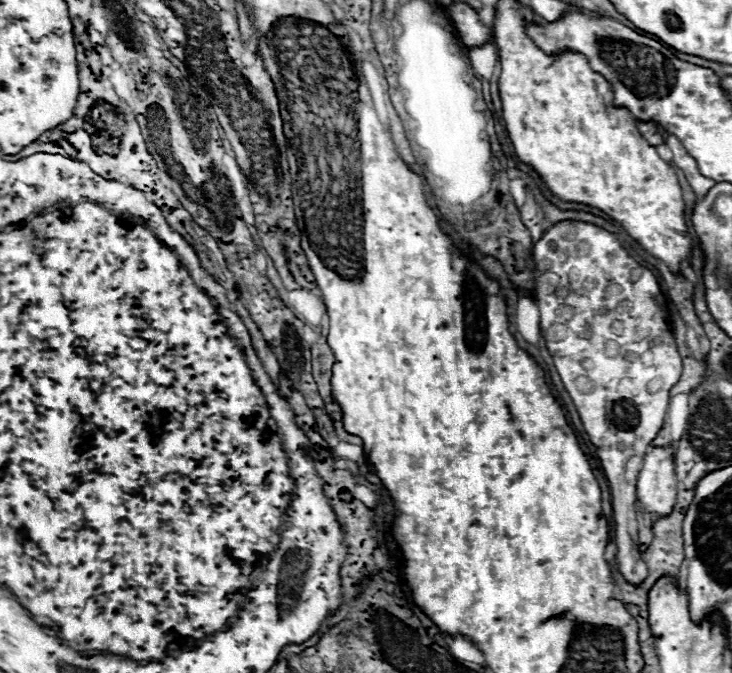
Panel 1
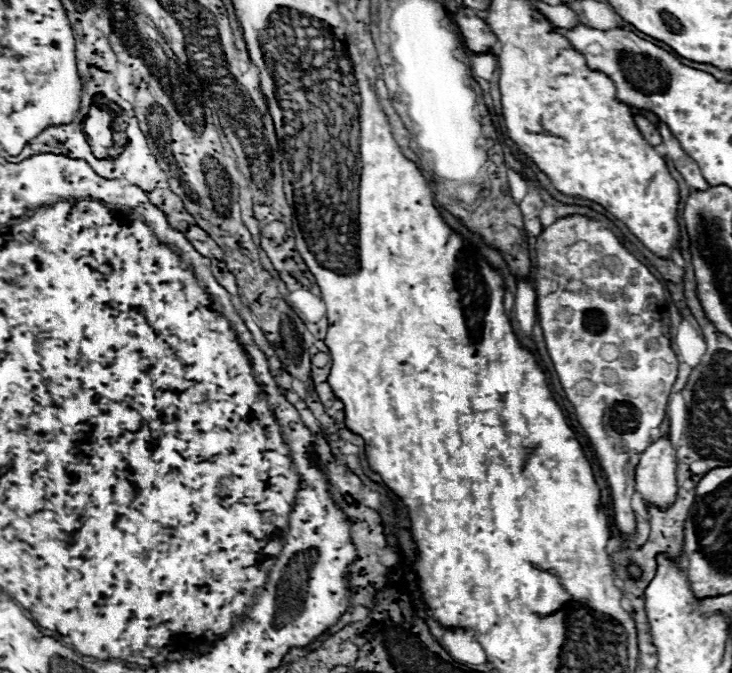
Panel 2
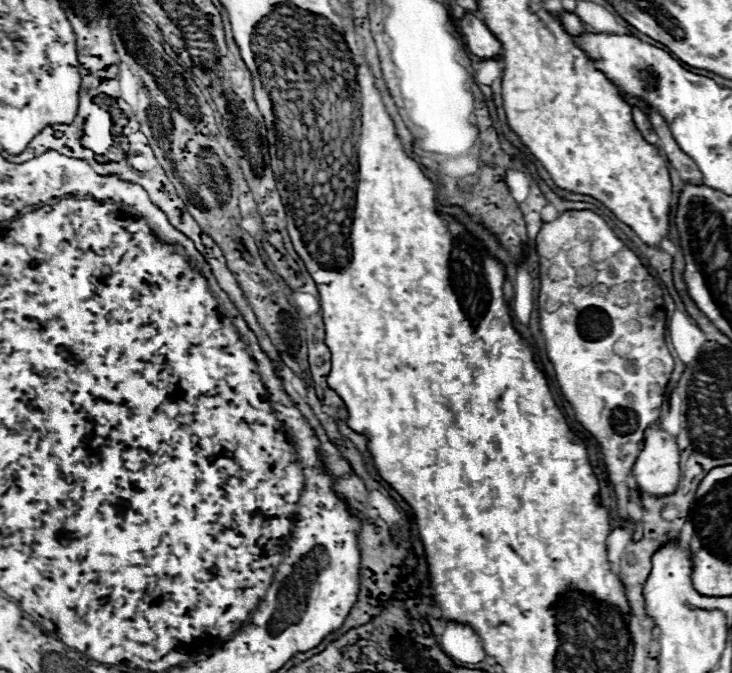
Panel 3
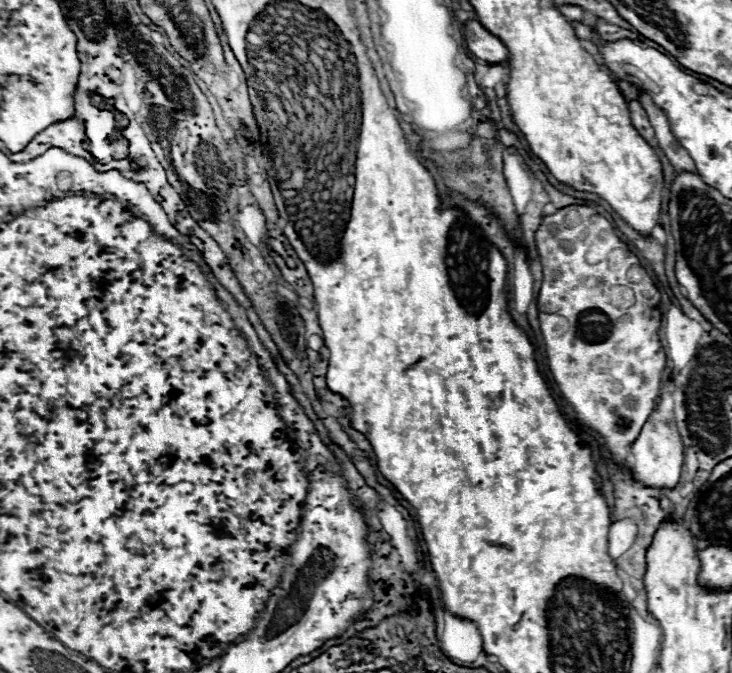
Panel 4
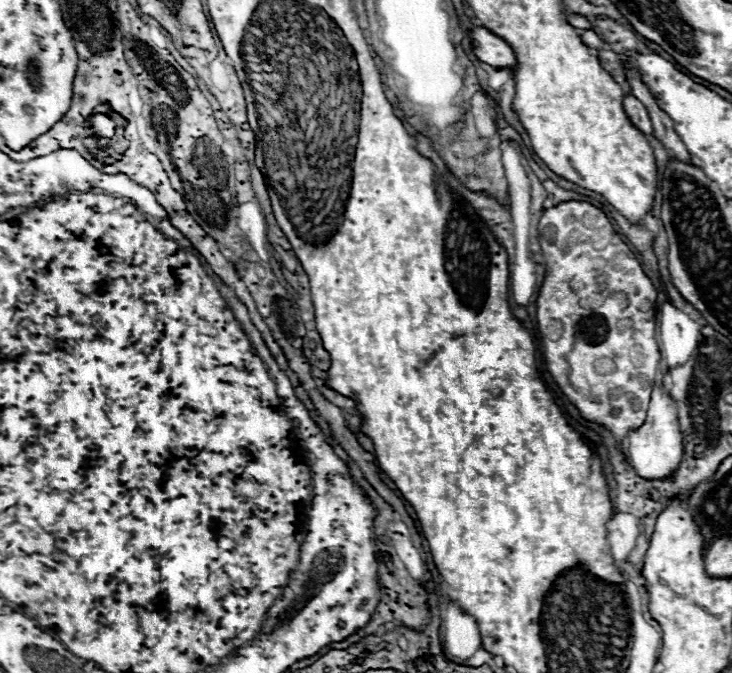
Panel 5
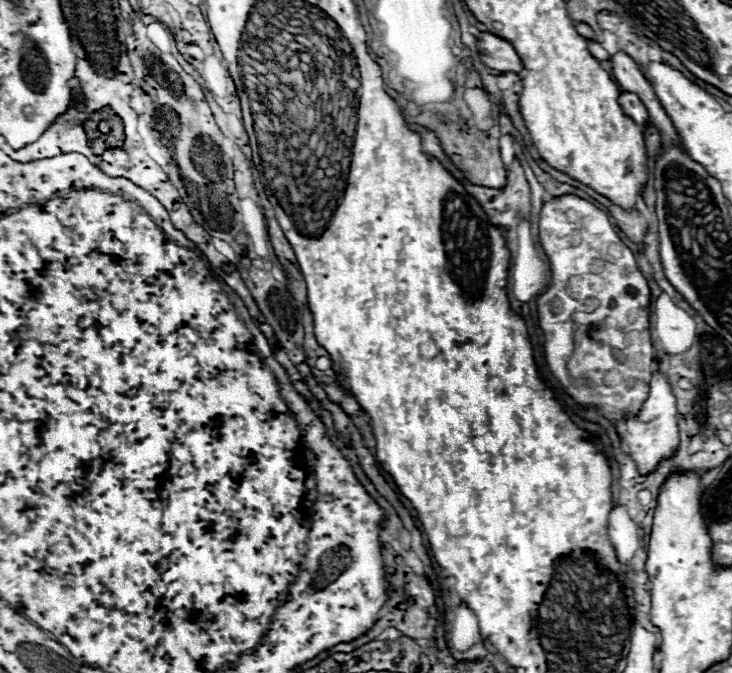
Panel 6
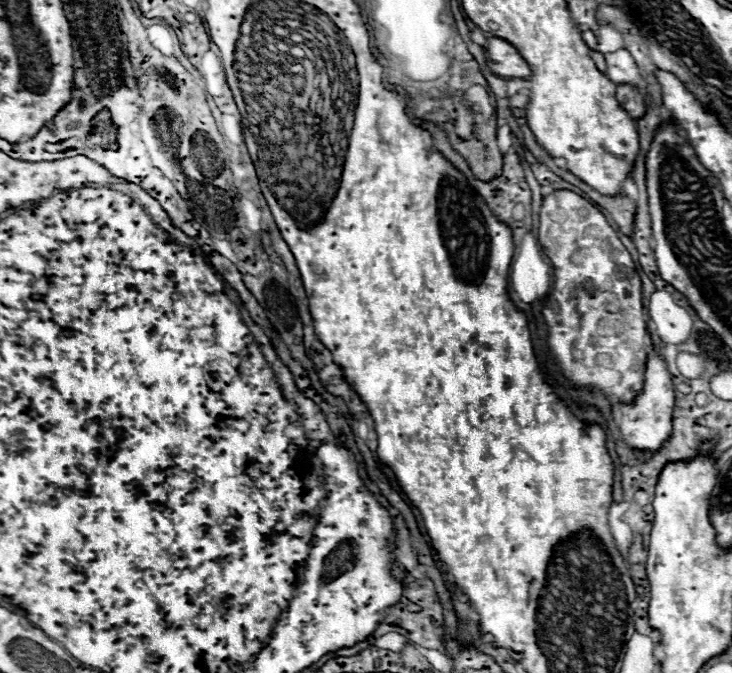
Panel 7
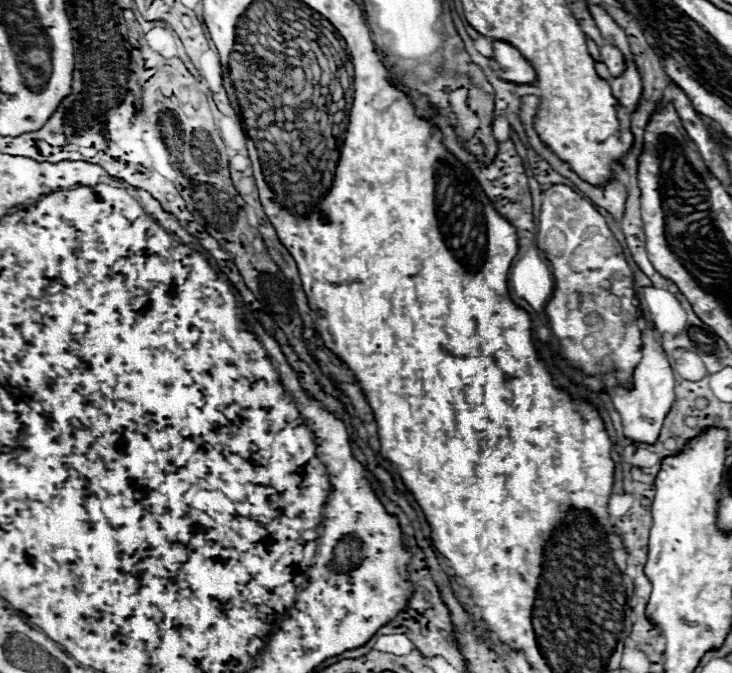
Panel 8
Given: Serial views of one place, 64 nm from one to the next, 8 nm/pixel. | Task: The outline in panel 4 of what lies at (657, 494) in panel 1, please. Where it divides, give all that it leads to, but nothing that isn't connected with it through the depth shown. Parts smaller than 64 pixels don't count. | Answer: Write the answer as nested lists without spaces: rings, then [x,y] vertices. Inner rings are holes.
[[[660,408],[652,412],[648,422],[644,424],[640,436],[630,448],[630,464],[634,468],[636,480],[650,488],[674,488],[680,480],[680,470],[684,462],[684,448],[678,434],[676,424],[664,424],[660,418]]]

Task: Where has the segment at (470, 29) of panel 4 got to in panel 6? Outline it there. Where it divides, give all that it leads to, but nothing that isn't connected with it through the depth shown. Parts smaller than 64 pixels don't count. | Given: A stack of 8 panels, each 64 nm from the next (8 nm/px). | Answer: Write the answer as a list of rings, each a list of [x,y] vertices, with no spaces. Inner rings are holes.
[[[480,32],[476,42],[478,42],[478,56],[488,68],[498,70],[498,72],[516,72],[516,74],[524,70],[520,56],[516,54],[510,42],[490,32]]]

